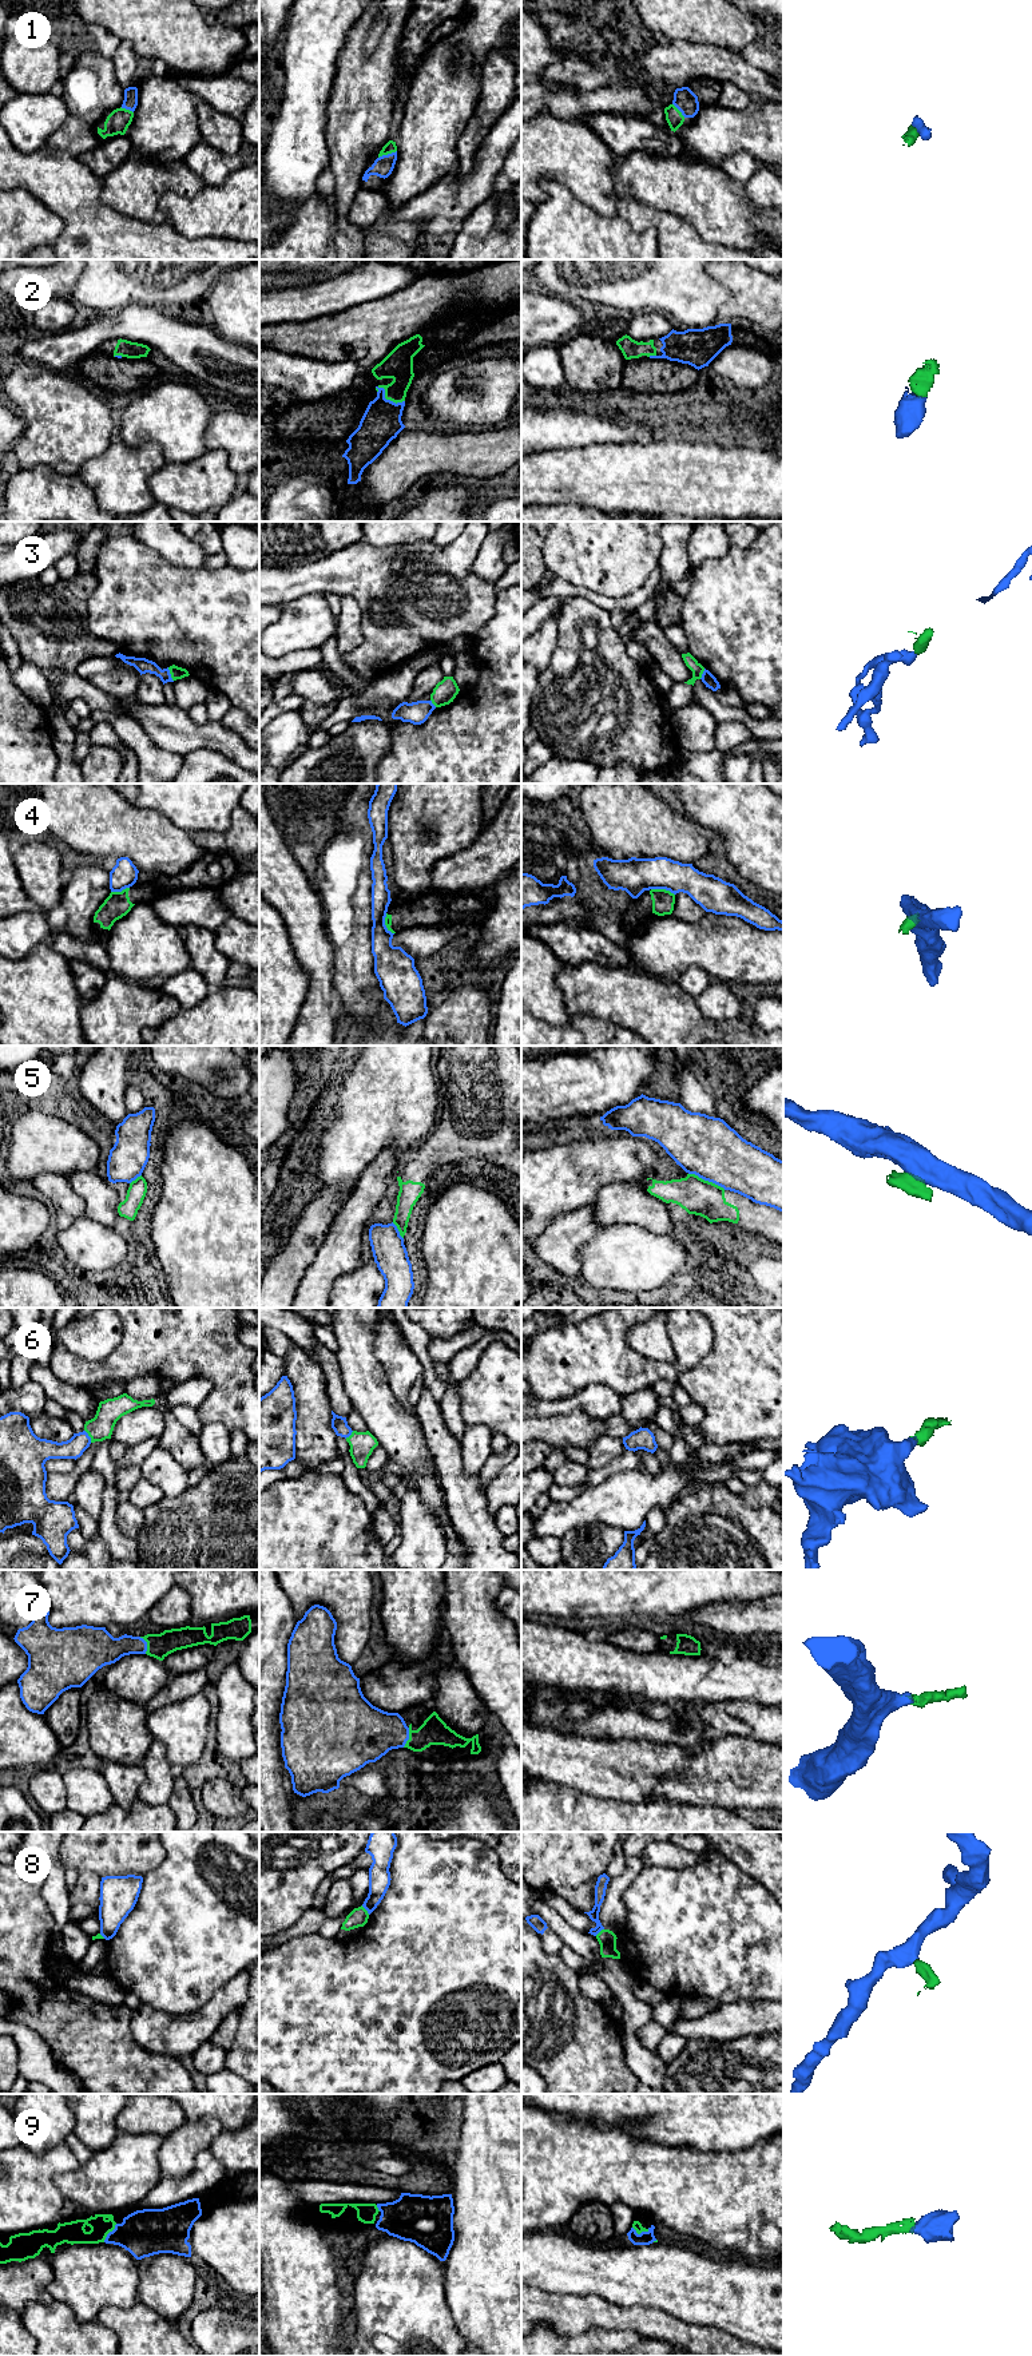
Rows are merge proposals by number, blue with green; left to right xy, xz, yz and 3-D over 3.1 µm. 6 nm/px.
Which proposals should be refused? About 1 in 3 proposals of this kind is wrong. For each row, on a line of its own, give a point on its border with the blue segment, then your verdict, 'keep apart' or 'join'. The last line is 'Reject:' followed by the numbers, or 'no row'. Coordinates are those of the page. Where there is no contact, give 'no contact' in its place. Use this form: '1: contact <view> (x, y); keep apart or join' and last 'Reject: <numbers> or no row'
1: contact xz (388, 154); join
2: contact xz (385, 399); join
3: contact xy (170, 674); keep apart
4: contact yz (663, 888); keep apart
5: contact yz (707, 1180); keep apart
6: contact xy (88, 1436); join
7: contact xz (408, 1737); join
8: contact xz (365, 1908); keep apart
9: contact xy (108, 2233); join
Reject: 3, 4, 5, 8

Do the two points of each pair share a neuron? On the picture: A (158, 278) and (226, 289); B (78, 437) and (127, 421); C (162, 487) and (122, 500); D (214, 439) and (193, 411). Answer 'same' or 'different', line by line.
A: different
B: different
C: different
D: different

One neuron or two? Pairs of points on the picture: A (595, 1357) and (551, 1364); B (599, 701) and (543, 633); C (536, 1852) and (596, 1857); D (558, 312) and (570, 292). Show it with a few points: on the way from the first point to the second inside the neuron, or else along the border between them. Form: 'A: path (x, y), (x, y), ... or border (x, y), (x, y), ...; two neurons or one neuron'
A: path (584, 1357), (562, 1359); one neuron
B: border (558, 615), (558, 642), (547, 667), (540, 674); two neurons
C: path (551, 1852), (582, 1852); one neuron
D: border (536, 289), (555, 294), (568, 302); two neurons

